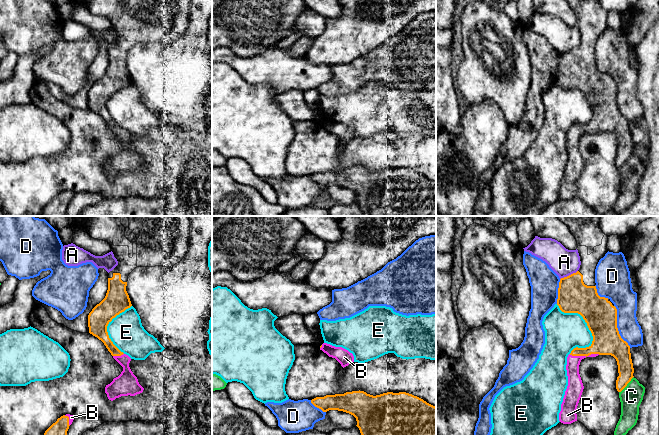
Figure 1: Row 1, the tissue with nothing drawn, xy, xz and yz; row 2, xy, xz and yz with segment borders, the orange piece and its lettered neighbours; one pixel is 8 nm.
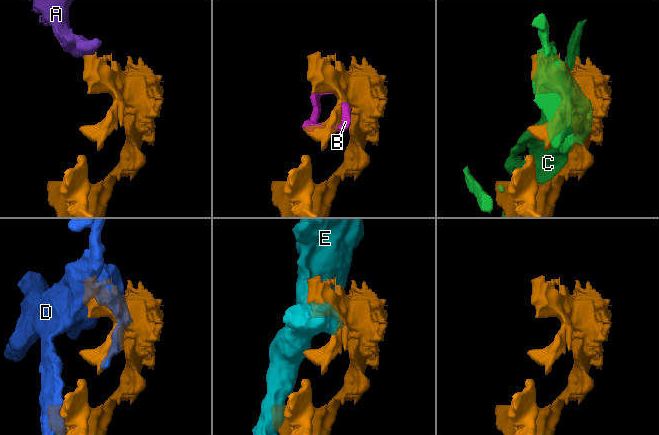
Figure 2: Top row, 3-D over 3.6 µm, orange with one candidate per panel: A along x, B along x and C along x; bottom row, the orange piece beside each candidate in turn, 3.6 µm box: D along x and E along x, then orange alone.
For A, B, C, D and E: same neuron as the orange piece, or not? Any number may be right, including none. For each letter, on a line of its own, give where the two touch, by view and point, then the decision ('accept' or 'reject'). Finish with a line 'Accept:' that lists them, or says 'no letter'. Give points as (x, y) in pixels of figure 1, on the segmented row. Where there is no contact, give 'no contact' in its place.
A: yz (569, 275) | reject
B: yz (584, 355) | accept
C: yz (627, 383) | reject
D: yz (616, 326) | reject
E: yz (583, 318) | reject
Accept: B

